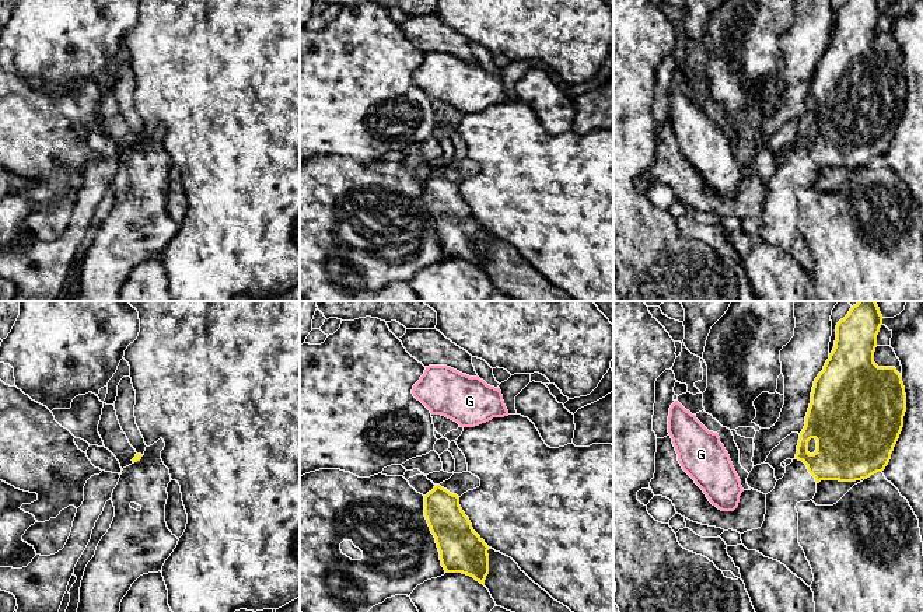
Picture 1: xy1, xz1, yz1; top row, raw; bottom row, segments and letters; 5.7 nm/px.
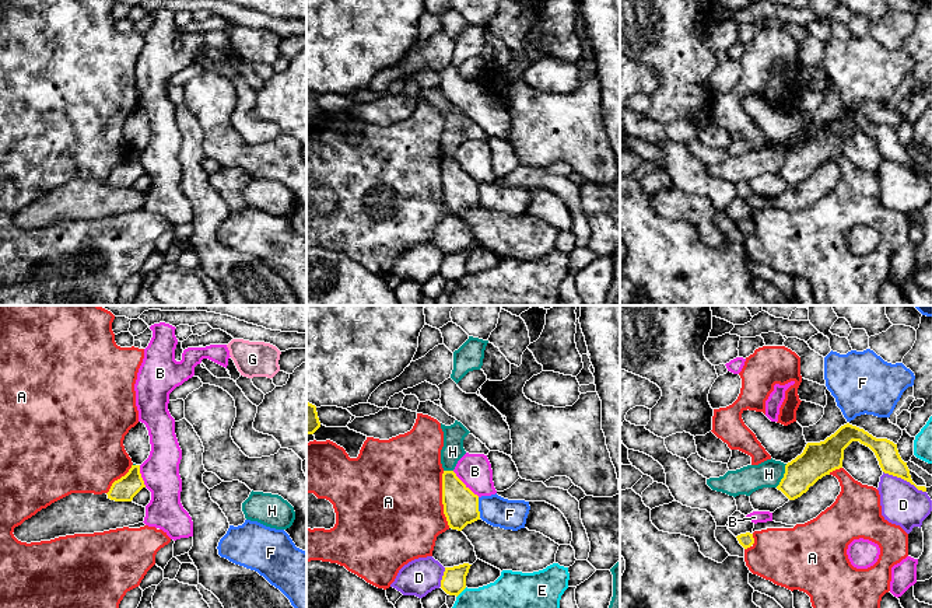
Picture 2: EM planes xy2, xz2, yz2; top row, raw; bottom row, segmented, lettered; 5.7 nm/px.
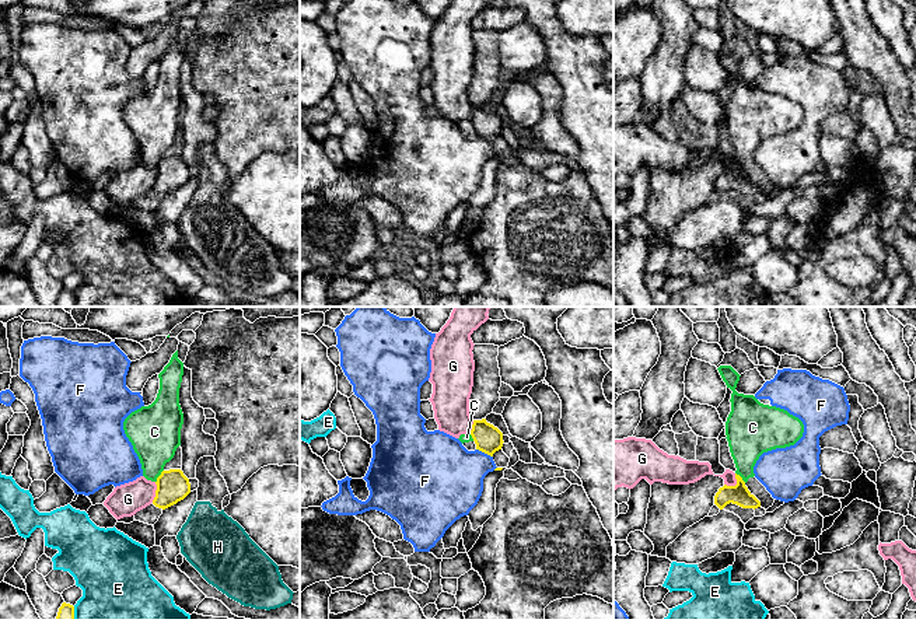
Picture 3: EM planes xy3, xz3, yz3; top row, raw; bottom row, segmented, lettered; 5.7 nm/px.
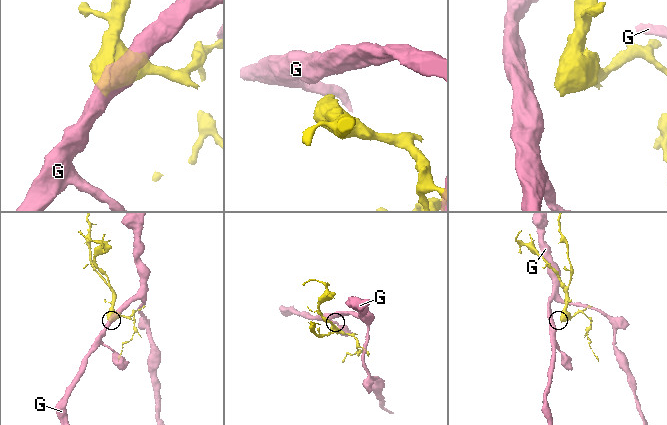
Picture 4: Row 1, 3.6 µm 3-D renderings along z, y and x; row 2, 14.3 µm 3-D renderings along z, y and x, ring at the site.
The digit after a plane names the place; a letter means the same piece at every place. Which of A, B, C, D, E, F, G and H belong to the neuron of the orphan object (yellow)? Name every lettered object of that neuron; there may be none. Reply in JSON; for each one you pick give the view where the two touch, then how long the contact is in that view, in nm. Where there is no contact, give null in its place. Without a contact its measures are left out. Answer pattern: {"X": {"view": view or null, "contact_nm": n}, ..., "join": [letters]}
{"join": []}

